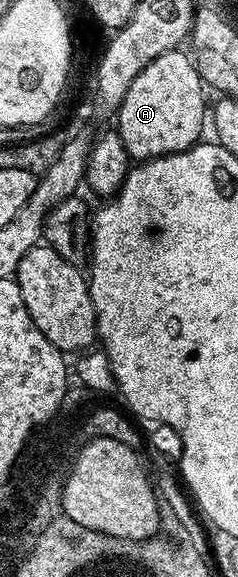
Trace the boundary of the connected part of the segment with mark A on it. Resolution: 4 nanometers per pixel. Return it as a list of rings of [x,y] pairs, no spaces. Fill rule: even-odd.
[[[184,49],[168,50],[163,56],[151,60],[135,80],[131,80],[131,88],[127,88],[127,96],[123,96],[120,106],[115,111],[117,126],[115,133],[121,137],[127,148],[130,159],[148,160],[164,154],[183,152],[196,146],[202,137],[201,129],[207,126],[207,102],[205,106],[206,87],[201,80],[194,59],[184,54]]]

